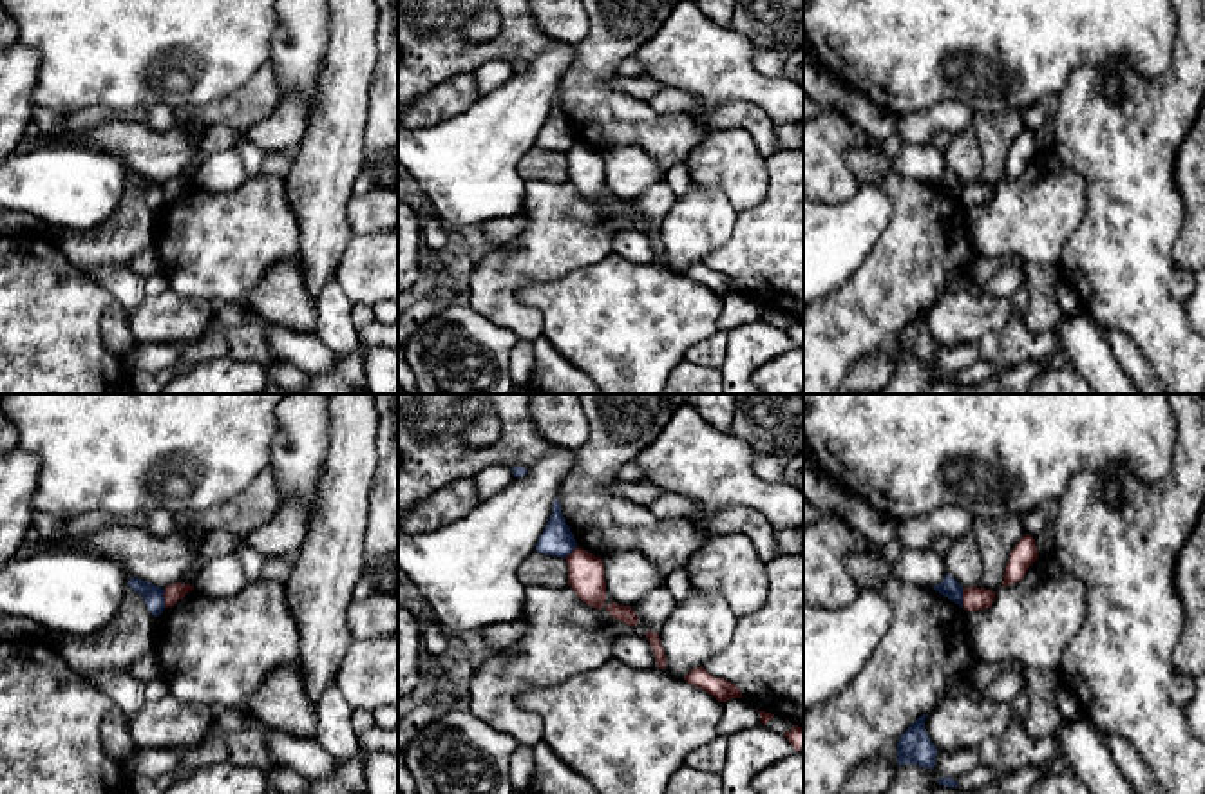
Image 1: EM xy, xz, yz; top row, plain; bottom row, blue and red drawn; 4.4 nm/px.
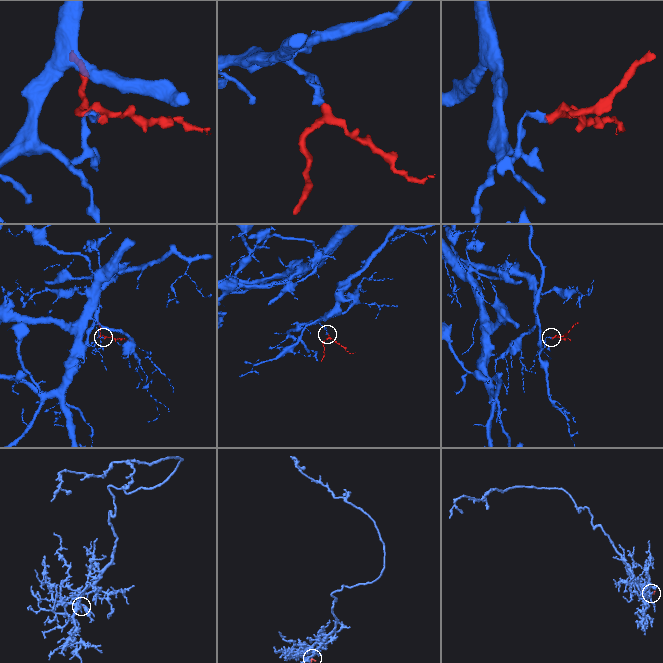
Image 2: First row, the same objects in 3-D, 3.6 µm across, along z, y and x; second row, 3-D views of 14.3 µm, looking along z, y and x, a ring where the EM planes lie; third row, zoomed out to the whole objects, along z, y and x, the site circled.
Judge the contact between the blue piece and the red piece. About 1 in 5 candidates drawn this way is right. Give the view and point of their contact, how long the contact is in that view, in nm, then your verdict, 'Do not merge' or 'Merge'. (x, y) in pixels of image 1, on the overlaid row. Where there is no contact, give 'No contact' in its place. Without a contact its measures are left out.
Touches blue at xy (163, 597). Shared border 90 nm. Do not merge

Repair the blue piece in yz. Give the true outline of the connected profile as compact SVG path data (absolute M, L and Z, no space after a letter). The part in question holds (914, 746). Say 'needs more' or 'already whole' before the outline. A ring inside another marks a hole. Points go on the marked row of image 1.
already whole; M919 716L899 738L897 742L897 765L919 765L926 769L935 767L937 749L926 734L925 718Z

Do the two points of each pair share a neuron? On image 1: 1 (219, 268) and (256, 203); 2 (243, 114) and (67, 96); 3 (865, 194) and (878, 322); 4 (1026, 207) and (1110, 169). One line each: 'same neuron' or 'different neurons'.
1: same neuron
2: different neurons
3: different neurons
4: different neurons

